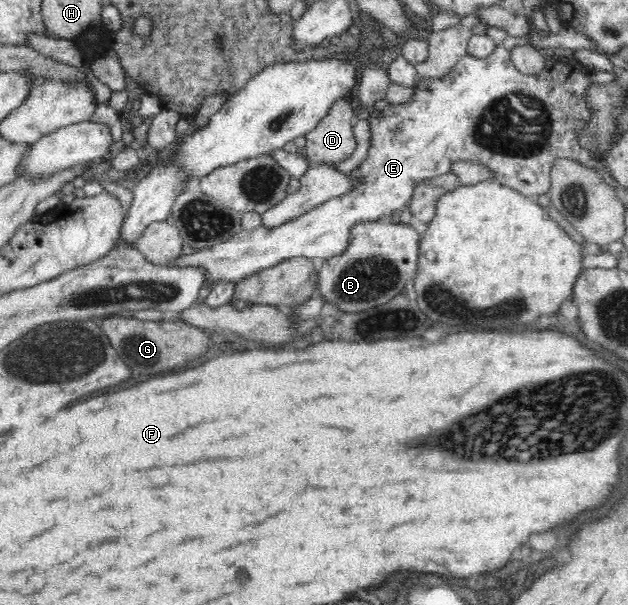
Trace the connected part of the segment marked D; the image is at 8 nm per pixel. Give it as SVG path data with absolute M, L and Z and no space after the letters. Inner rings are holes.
M344 99L337 100L327 116L305 137L305 156L311 164L334 164L347 160L357 146L351 104Z

